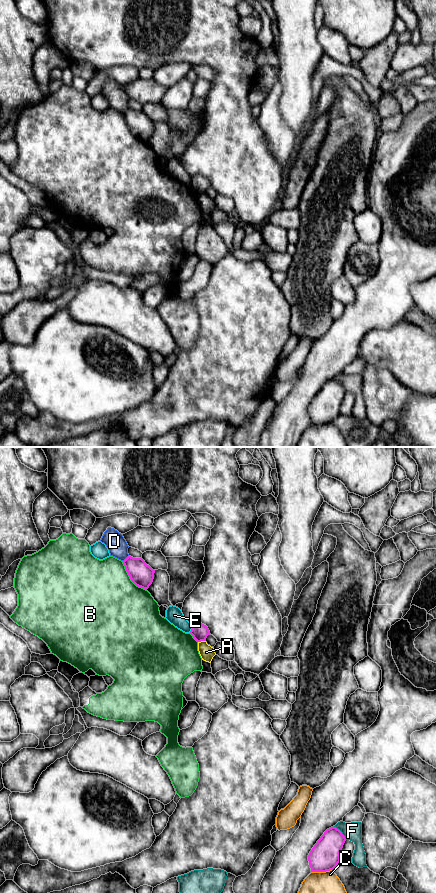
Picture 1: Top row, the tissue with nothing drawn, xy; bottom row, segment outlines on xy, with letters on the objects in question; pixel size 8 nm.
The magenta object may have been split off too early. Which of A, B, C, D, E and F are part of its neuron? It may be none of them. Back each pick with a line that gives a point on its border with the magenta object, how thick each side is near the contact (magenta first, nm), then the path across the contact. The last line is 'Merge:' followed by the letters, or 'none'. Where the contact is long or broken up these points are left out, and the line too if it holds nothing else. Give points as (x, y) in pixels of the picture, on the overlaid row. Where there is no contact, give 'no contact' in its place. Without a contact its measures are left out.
Merge: none

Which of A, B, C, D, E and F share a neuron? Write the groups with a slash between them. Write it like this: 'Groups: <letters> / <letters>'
Groups: A / B / C / D / E / F

